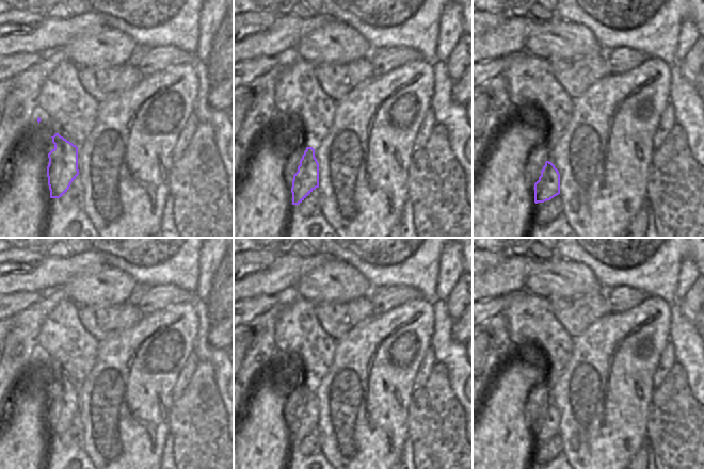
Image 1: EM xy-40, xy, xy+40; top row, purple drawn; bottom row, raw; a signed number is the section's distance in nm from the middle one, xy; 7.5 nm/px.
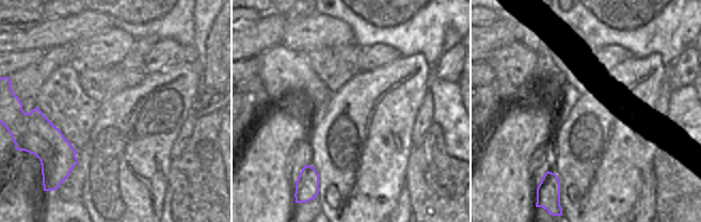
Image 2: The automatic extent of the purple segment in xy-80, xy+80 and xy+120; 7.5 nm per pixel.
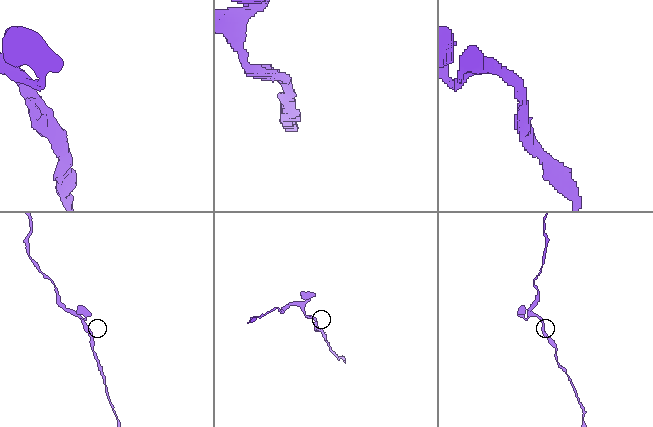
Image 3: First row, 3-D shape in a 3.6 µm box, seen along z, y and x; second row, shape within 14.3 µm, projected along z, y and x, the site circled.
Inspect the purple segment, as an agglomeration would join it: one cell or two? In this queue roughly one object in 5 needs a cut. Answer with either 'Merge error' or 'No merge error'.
No merge error

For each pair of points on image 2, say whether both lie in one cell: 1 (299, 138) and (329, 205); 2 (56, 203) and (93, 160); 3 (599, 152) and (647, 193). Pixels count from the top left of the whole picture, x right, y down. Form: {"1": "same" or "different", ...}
{"1": "different", "2": "different", "3": "different"}

